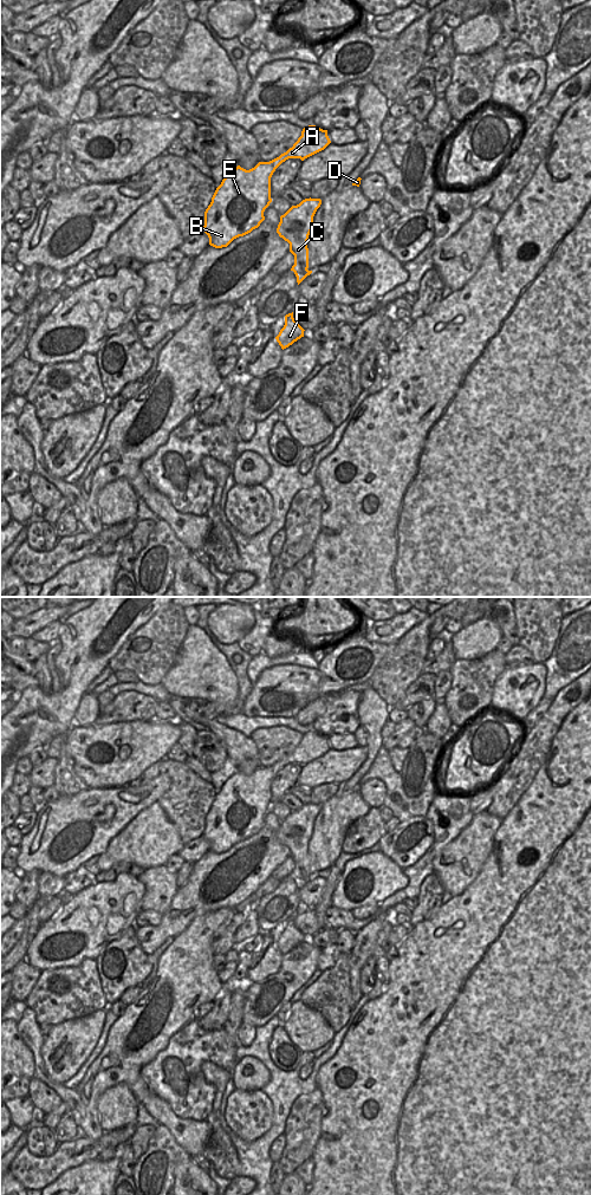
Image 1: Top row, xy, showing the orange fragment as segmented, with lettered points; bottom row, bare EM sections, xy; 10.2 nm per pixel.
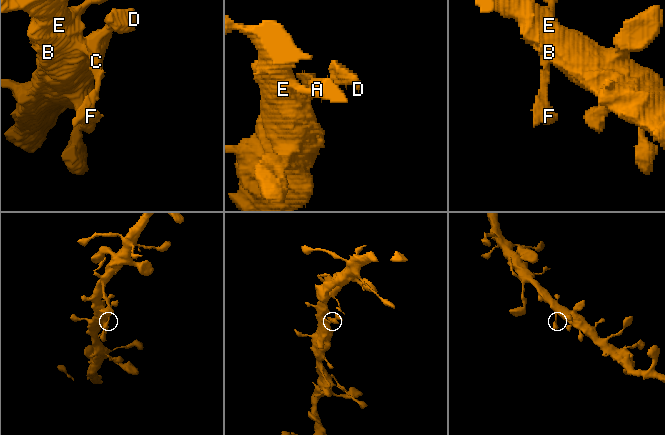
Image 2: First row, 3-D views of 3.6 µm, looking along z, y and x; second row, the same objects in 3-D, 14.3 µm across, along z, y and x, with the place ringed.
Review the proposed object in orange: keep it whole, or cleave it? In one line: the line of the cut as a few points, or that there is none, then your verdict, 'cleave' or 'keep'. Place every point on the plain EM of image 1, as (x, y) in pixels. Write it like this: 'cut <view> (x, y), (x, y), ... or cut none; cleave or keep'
cut none; keep

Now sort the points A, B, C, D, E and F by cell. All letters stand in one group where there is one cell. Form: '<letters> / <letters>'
A B C D E F

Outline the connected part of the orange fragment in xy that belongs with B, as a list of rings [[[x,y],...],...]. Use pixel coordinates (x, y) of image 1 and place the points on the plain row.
[[[316,730],[303,734],[301,741],[286,758],[269,767],[259,767],[246,775],[238,771],[216,793],[204,817],[203,836],[209,850],[227,852],[234,844],[258,833],[265,825],[264,817],[272,807],[271,782],[288,764],[305,764],[324,755],[331,748],[327,735]]]

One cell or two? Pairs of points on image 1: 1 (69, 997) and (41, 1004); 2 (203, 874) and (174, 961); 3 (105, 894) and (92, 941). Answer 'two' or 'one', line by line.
1: one
2: two
3: one

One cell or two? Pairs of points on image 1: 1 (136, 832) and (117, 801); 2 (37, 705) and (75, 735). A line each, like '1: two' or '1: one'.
1: two
2: two

